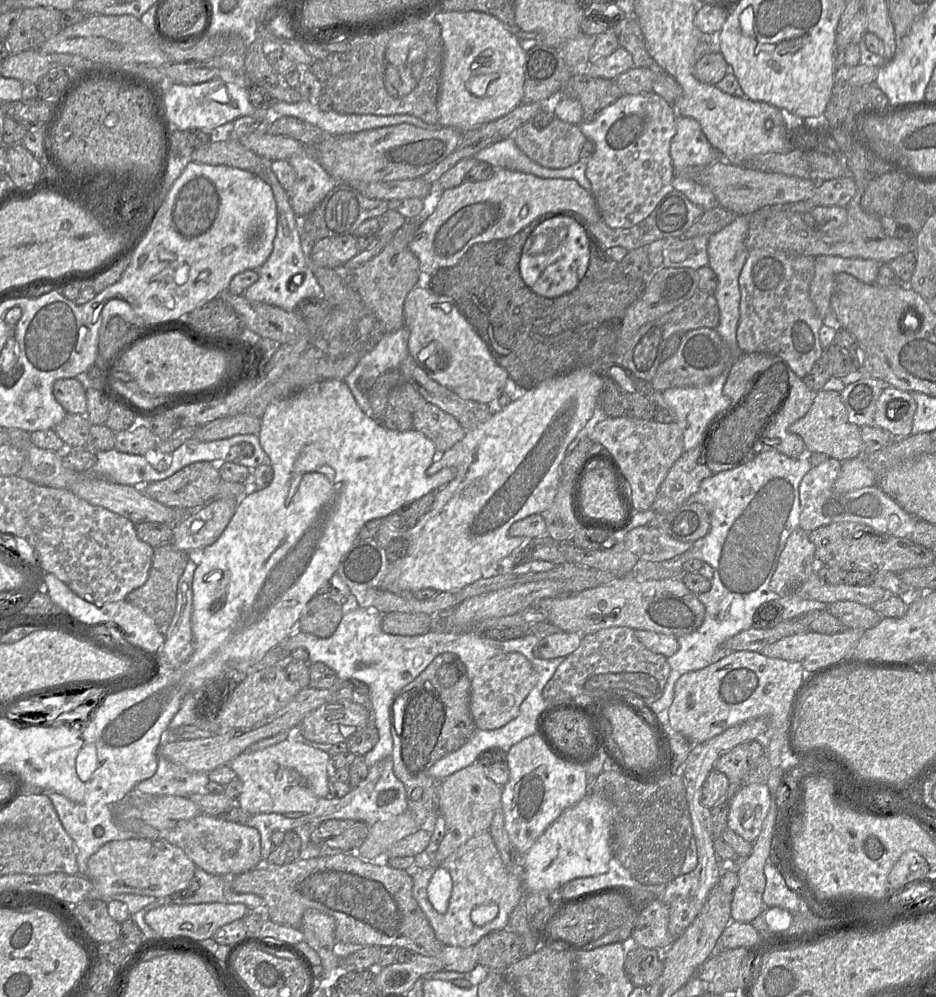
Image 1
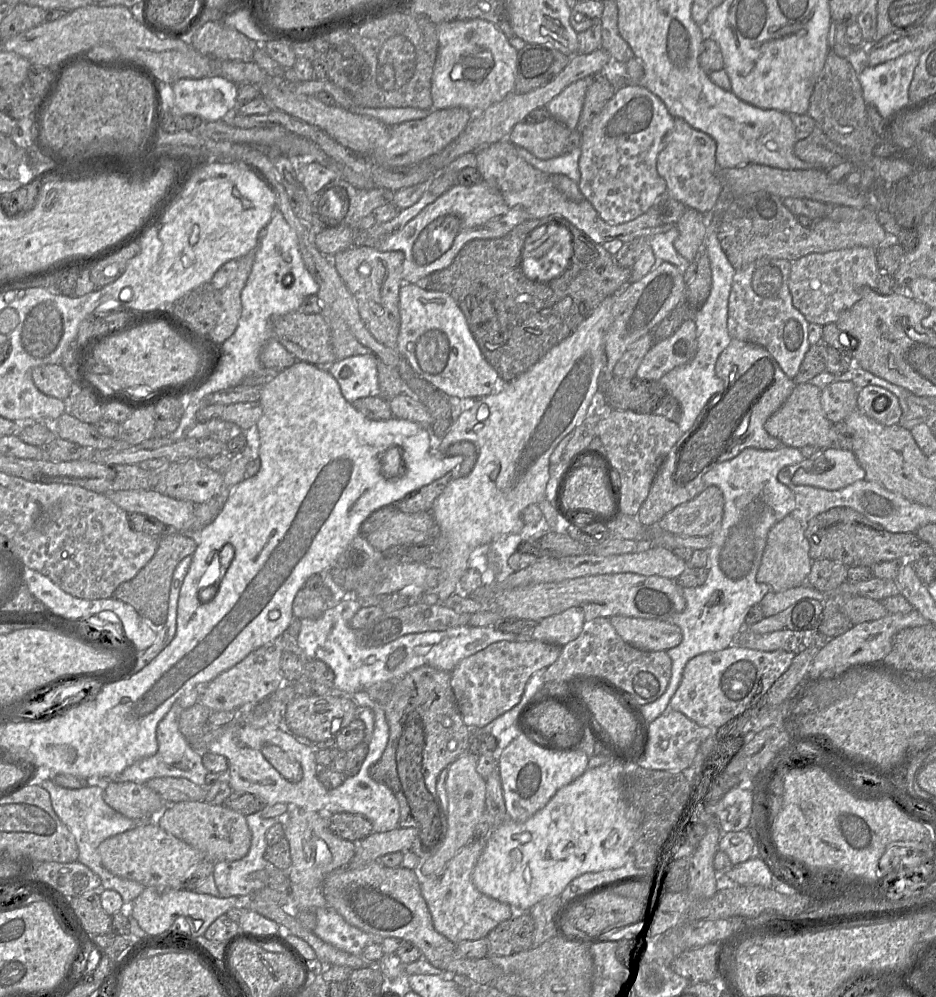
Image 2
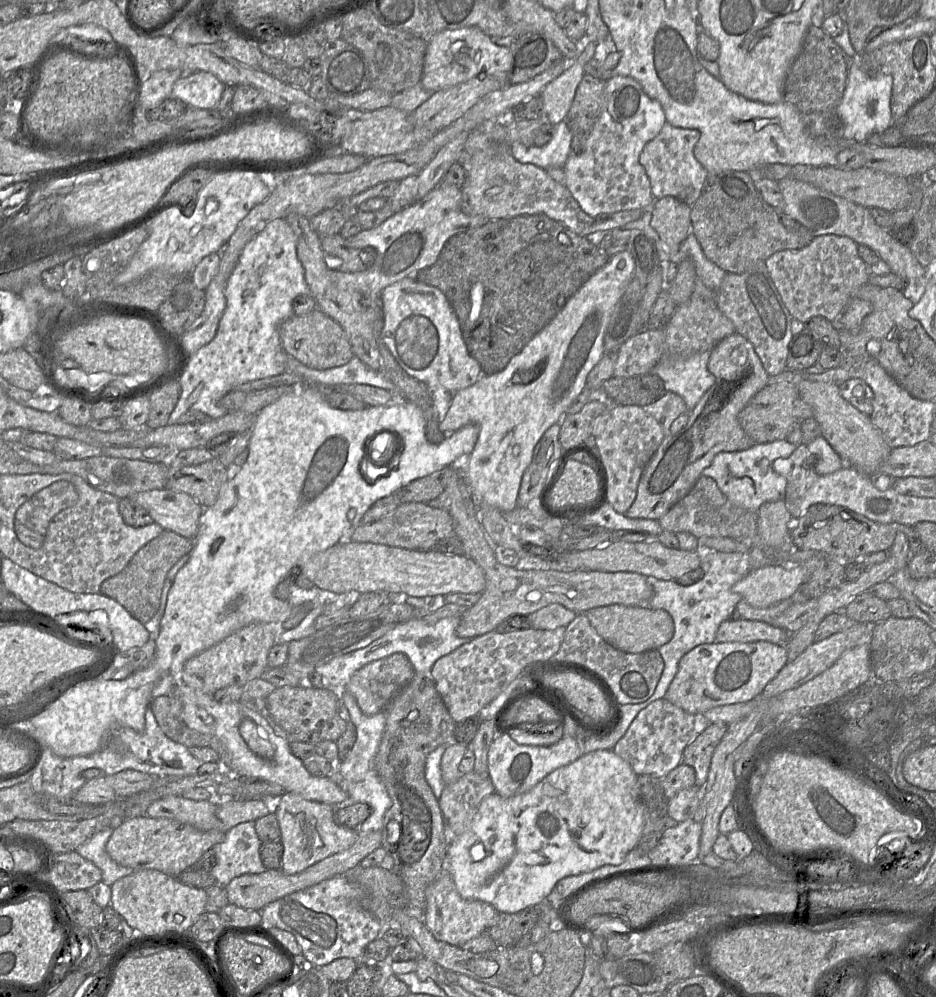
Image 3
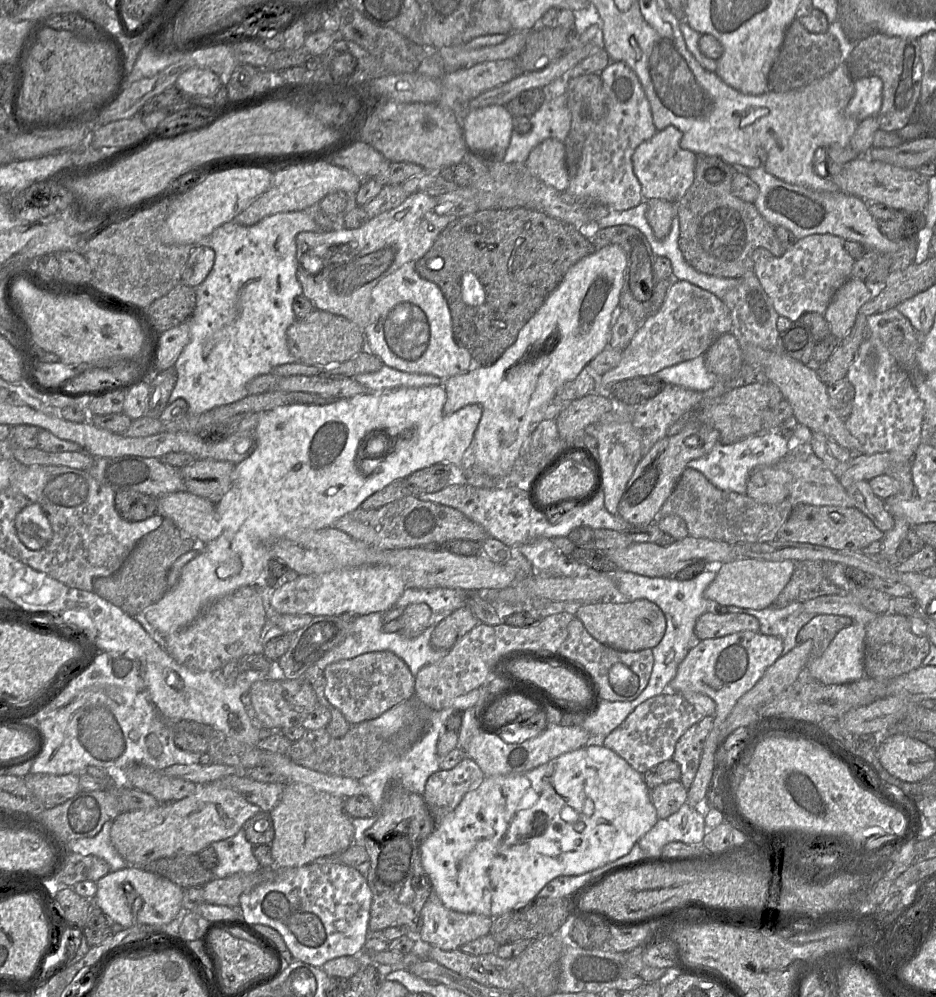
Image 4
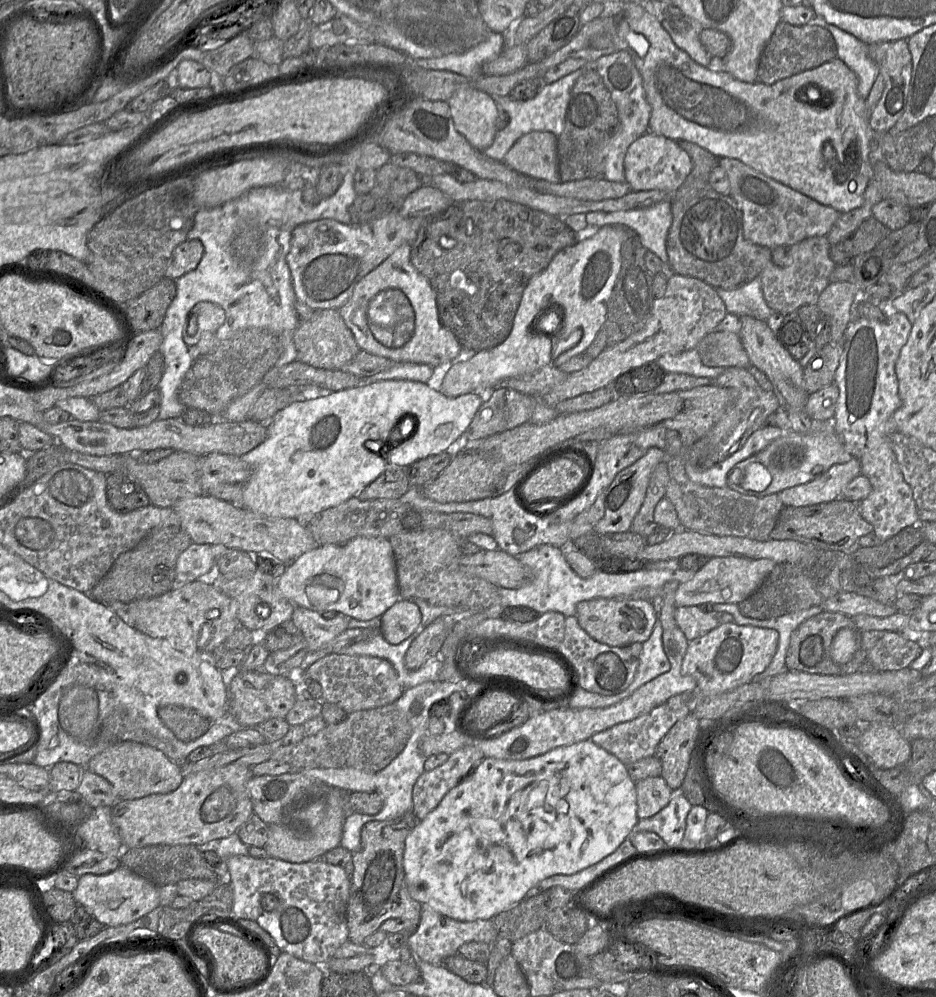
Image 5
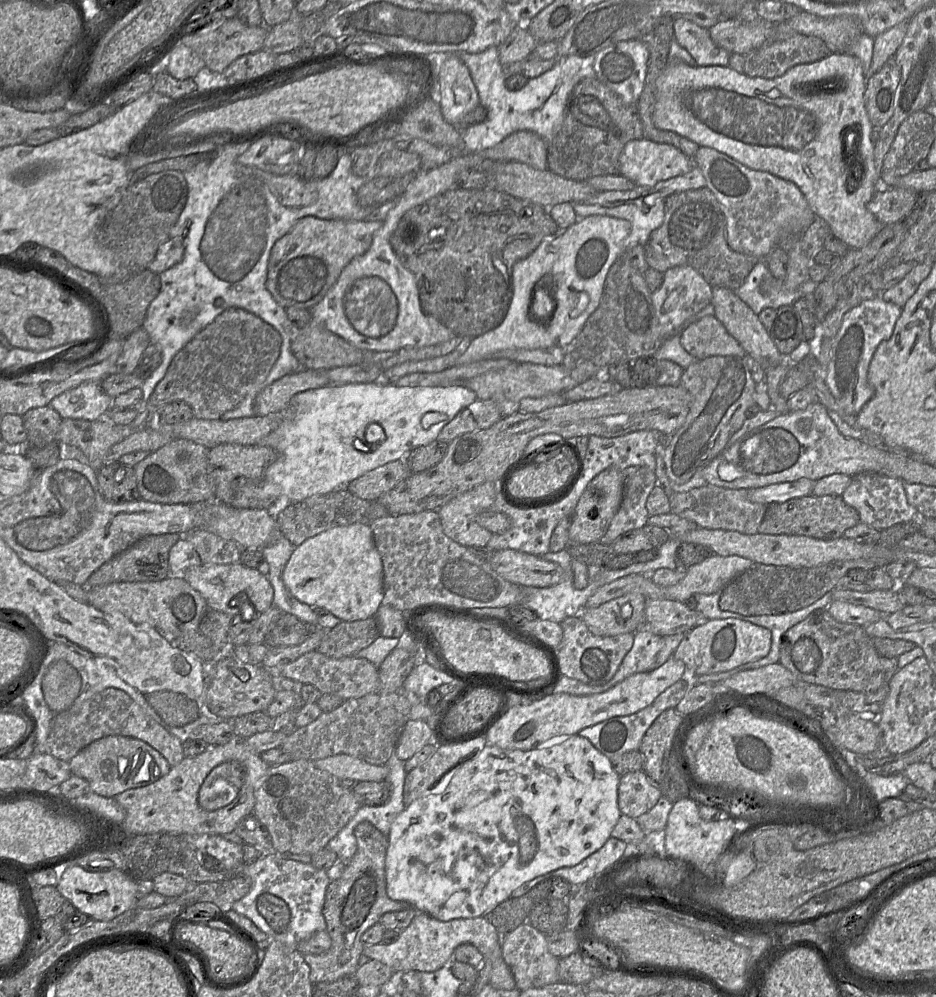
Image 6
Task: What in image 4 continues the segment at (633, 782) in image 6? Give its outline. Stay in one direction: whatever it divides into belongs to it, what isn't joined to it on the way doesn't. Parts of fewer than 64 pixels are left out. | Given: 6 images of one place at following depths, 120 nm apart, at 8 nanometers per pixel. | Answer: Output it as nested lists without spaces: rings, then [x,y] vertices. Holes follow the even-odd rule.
[[[680,781],[660,784],[650,790],[658,819],[667,818],[687,802],[688,791]]]

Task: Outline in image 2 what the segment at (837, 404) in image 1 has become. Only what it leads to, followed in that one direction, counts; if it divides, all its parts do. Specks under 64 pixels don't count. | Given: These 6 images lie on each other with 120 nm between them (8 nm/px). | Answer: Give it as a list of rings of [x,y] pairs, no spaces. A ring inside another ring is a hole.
[[[797,384],[791,395],[765,423],[765,429],[784,446],[814,446],[823,450],[836,446],[834,423],[827,419],[821,404],[821,389],[813,384]]]

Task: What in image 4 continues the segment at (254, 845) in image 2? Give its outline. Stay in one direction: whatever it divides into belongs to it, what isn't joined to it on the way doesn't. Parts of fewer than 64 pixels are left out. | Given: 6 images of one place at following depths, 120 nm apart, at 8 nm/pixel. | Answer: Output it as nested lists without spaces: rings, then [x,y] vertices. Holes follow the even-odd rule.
[[[241,828],[234,836],[210,844],[217,852],[218,864],[212,870],[214,878],[236,873],[253,873],[261,868],[254,856],[254,845]]]

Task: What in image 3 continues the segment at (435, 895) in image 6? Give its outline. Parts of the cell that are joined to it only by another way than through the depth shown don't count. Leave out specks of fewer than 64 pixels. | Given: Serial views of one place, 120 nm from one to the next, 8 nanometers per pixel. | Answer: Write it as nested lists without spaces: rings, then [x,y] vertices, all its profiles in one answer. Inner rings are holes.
[[[596,750],[583,754],[574,762],[555,769],[530,791],[512,797],[502,797],[494,792],[483,799],[470,826],[465,832],[451,838],[446,848],[445,870],[451,874],[460,896],[467,900],[478,900],[492,905],[499,913],[515,913],[545,901],[556,883],[567,876],[590,872],[604,865],[621,864],[644,835],[646,805],[640,797],[638,775],[632,767],[612,750]]]

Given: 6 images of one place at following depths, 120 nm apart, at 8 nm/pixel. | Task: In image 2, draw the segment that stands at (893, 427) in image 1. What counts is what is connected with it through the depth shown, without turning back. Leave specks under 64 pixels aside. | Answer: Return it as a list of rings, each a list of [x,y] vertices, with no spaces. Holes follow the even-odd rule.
[[[867,385],[860,389],[857,409],[876,422],[887,426],[899,425],[902,417],[899,398],[877,385]]]

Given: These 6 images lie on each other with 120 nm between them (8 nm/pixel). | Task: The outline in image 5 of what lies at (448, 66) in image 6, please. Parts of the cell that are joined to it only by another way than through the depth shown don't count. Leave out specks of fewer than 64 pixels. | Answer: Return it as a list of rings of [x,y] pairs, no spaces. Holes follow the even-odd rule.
[[[469,86],[458,89],[447,102],[456,130],[478,150],[490,147],[499,131],[499,107],[493,97]]]

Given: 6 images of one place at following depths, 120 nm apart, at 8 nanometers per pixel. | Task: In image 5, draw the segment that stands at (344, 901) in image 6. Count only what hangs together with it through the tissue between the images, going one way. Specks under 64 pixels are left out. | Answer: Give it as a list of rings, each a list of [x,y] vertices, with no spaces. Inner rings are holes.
[[[410,811],[396,819],[370,821],[361,829],[360,847],[353,853],[350,894],[346,908],[349,940],[353,943],[362,944],[366,937],[391,918],[410,922],[410,932],[417,928],[423,905],[413,899],[407,890],[403,855],[405,840],[419,821]]]

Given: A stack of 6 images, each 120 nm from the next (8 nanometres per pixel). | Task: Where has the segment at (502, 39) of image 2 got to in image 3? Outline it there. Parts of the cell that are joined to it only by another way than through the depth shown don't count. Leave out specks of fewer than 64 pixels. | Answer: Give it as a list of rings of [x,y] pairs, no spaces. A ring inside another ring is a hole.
[[[477,27],[446,29],[432,36],[427,45],[421,85],[437,92],[480,75],[507,76],[512,66],[511,49],[495,44]]]

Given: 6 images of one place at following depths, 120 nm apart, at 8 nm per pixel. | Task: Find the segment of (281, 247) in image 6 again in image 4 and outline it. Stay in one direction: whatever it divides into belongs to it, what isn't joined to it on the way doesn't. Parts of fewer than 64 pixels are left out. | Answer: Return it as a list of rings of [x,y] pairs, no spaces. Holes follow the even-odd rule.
[[[414,193],[399,206],[370,218],[360,228],[300,232],[296,236],[296,258],[297,278],[302,287],[302,296],[309,299],[317,310],[343,316],[363,331],[369,322],[373,288],[403,264],[415,262],[425,255],[446,226],[458,218],[439,215],[435,207],[436,196]]]

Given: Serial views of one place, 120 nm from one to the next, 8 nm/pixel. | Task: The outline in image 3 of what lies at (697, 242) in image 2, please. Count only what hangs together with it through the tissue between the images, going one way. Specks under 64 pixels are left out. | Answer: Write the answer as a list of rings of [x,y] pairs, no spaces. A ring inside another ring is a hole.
[[[671,196],[657,199],[652,204],[651,226],[657,231],[661,240],[669,246],[671,256],[675,256],[680,244],[691,232],[691,206]]]

